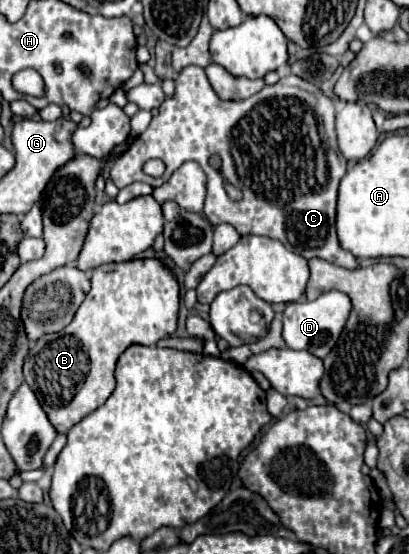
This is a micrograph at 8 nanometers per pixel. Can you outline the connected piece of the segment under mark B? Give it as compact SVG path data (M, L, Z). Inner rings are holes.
M156 258L128 260L128 262L120 262L120 264L102 264L102 266L98 266L98 268L92 272L92 290L86 294L84 302L80 304L80 308L78 308L74 320L72 320L64 330L60 330L58 334L46 334L46 336L42 336L36 344L32 344L32 346L30 346L28 360L24 362L24 378L26 378L26 382L28 382L28 386L32 388L32 392L36 392L36 398L40 400L40 406L44 408L48 420L52 420L52 426L56 428L58 434L66 434L76 422L80 422L84 416L88 416L90 412L94 412L98 406L102 406L102 404L108 400L108 396L112 394L114 384L116 384L116 380L114 380L116 360L118 360L118 356L120 356L128 346L132 346L132 344L152 346L152 344L156 344L158 340L162 340L162 338L174 334L174 330L176 330L176 320L178 320L178 304L180 304L178 282L176 282L176 278L172 276L172 272L170 272L160 260L156 260Z

